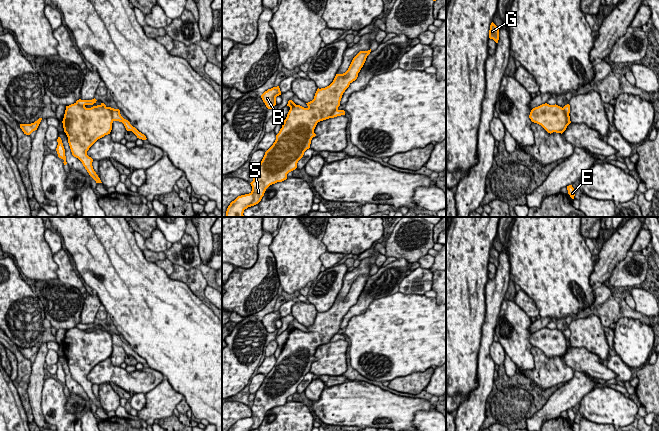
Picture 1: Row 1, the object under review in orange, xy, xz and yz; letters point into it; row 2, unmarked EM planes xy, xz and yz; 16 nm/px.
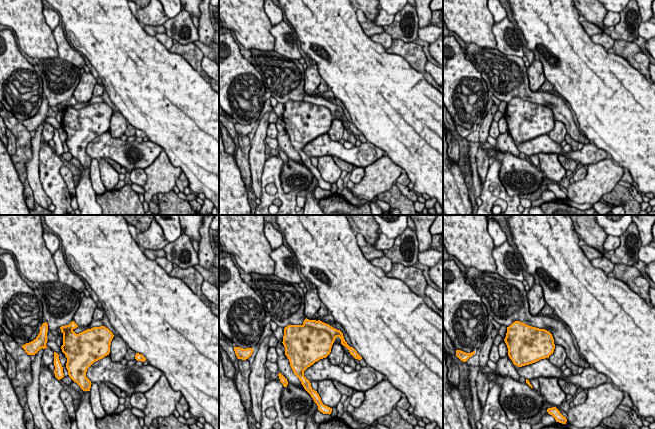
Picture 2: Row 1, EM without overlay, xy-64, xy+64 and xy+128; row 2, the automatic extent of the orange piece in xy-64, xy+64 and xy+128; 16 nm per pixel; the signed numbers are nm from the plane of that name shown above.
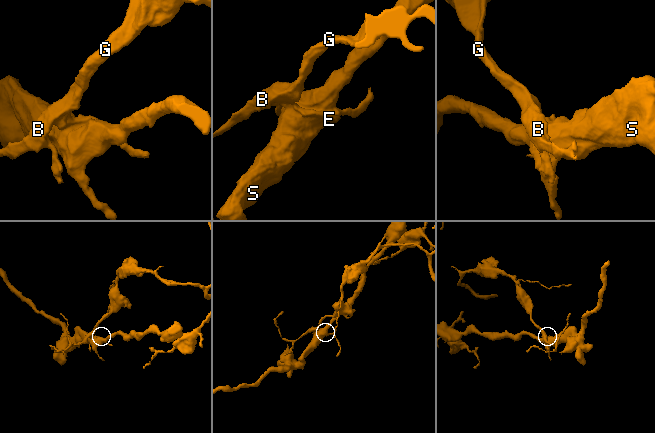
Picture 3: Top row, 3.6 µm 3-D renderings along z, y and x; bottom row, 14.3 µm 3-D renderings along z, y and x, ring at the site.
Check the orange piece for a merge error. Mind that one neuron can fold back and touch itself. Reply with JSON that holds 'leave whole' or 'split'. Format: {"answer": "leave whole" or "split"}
{"answer": "split"}

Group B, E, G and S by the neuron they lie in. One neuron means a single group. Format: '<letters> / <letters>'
B G / E S

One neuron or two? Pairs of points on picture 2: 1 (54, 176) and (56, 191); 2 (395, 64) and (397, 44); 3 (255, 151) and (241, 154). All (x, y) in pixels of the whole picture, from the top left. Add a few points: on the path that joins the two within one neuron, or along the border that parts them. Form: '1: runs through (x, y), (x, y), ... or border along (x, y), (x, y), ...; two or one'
1: runs through (54, 180), (55, 187); one
2: border along (386, 49), (391, 53), (400, 55), (415, 69); two
3: border along (251, 141), (249, 149), (250, 176); two

